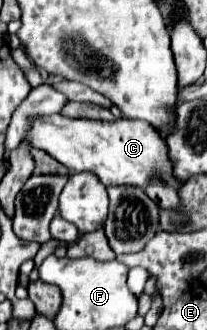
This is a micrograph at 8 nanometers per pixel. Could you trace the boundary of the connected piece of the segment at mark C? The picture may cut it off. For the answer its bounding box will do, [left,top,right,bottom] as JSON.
[26,115,184,191]

